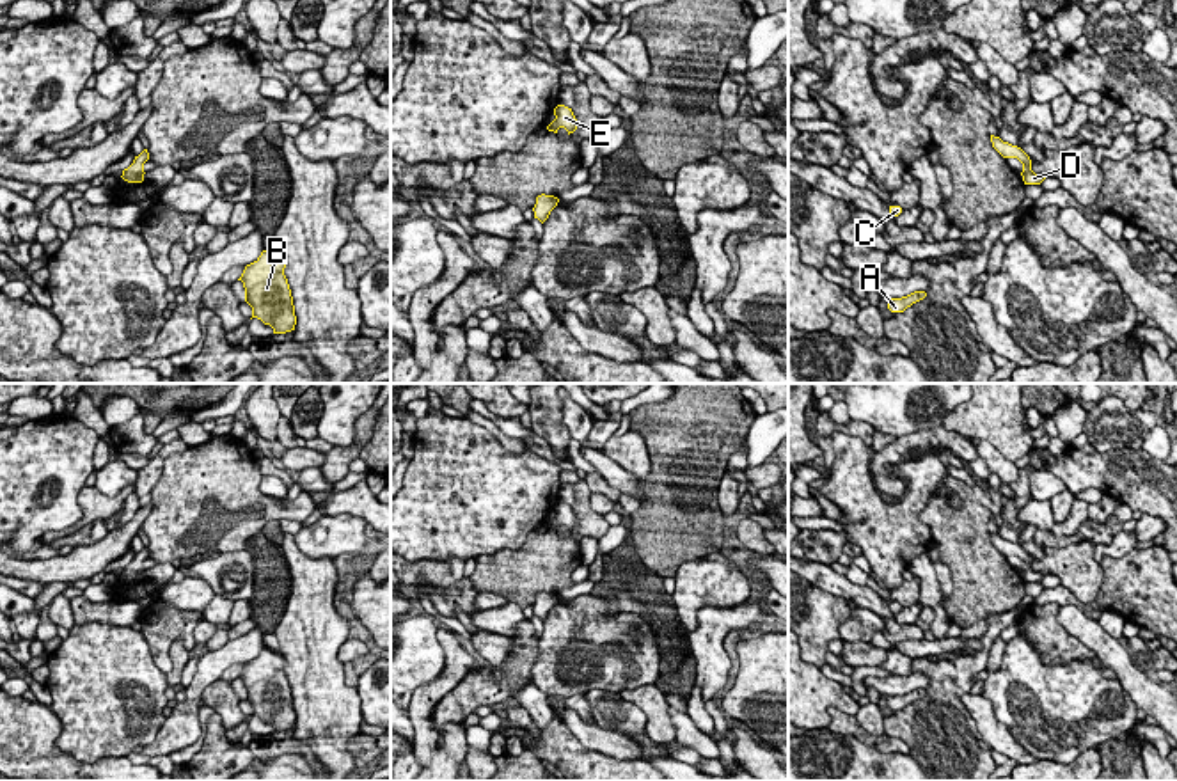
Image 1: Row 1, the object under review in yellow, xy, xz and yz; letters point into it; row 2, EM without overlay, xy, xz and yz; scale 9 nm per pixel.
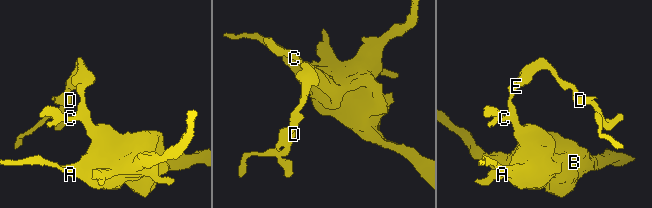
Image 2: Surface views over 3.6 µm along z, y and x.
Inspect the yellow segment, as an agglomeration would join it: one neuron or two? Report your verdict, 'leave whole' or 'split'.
leave whole

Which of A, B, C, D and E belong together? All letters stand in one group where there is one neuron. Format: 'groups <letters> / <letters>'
groups A B C D E

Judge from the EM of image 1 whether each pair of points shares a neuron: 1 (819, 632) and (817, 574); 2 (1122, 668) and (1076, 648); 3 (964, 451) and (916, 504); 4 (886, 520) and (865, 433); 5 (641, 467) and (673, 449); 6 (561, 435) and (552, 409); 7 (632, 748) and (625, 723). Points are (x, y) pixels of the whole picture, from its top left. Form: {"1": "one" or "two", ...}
{"1": "two", "2": "two", "3": "two", "4": "two", "5": "two", "6": "one", "7": "two"}

